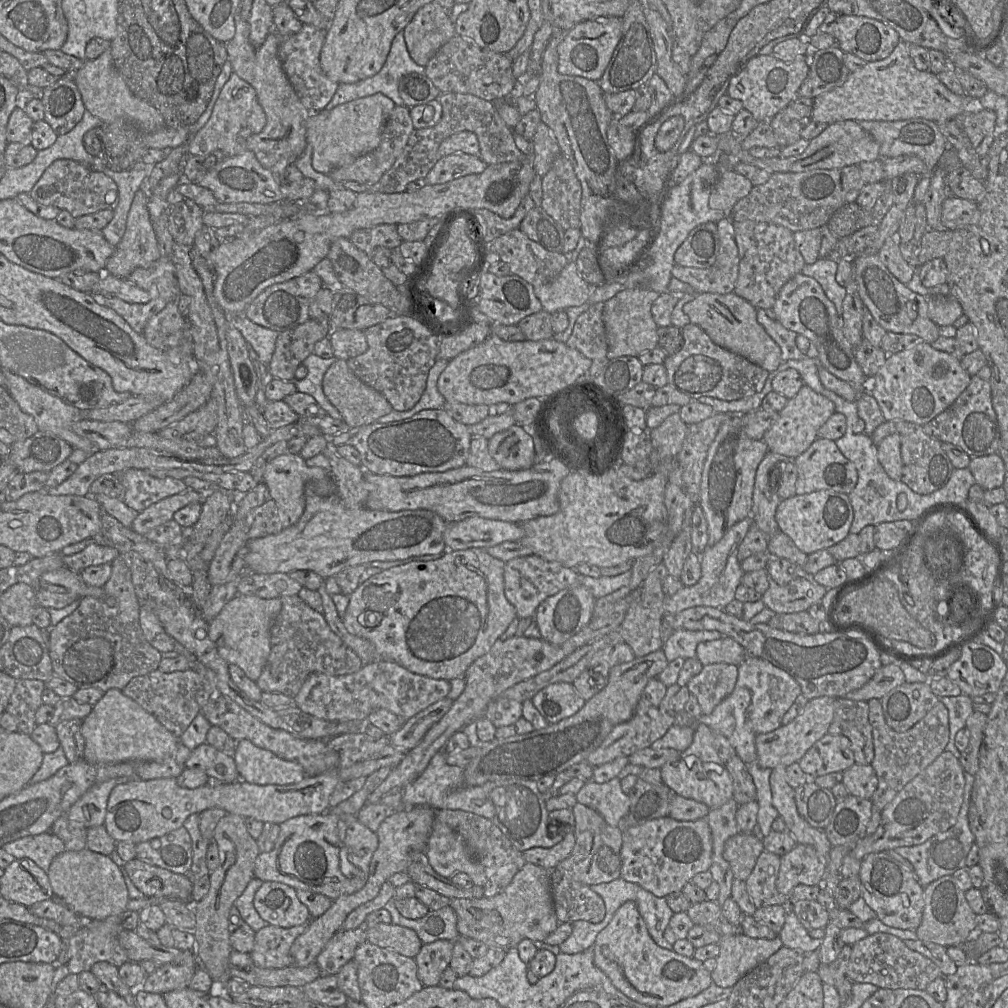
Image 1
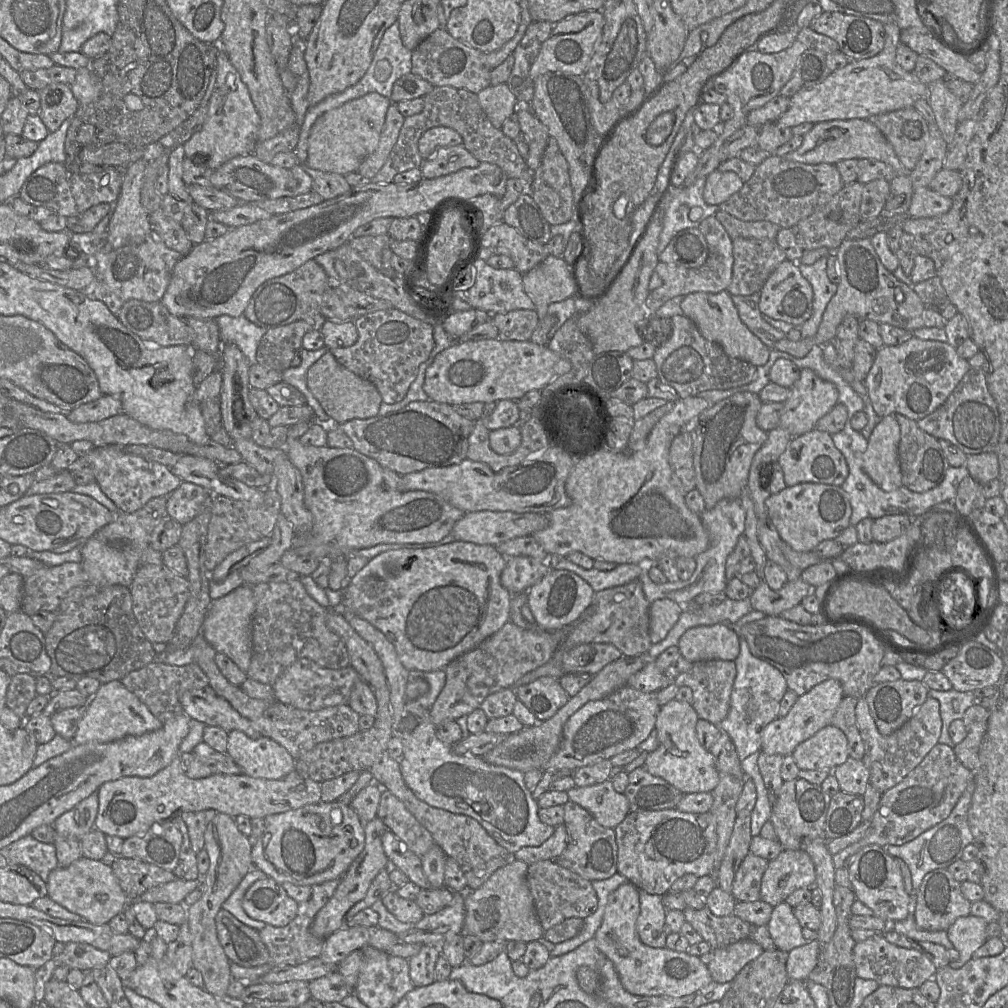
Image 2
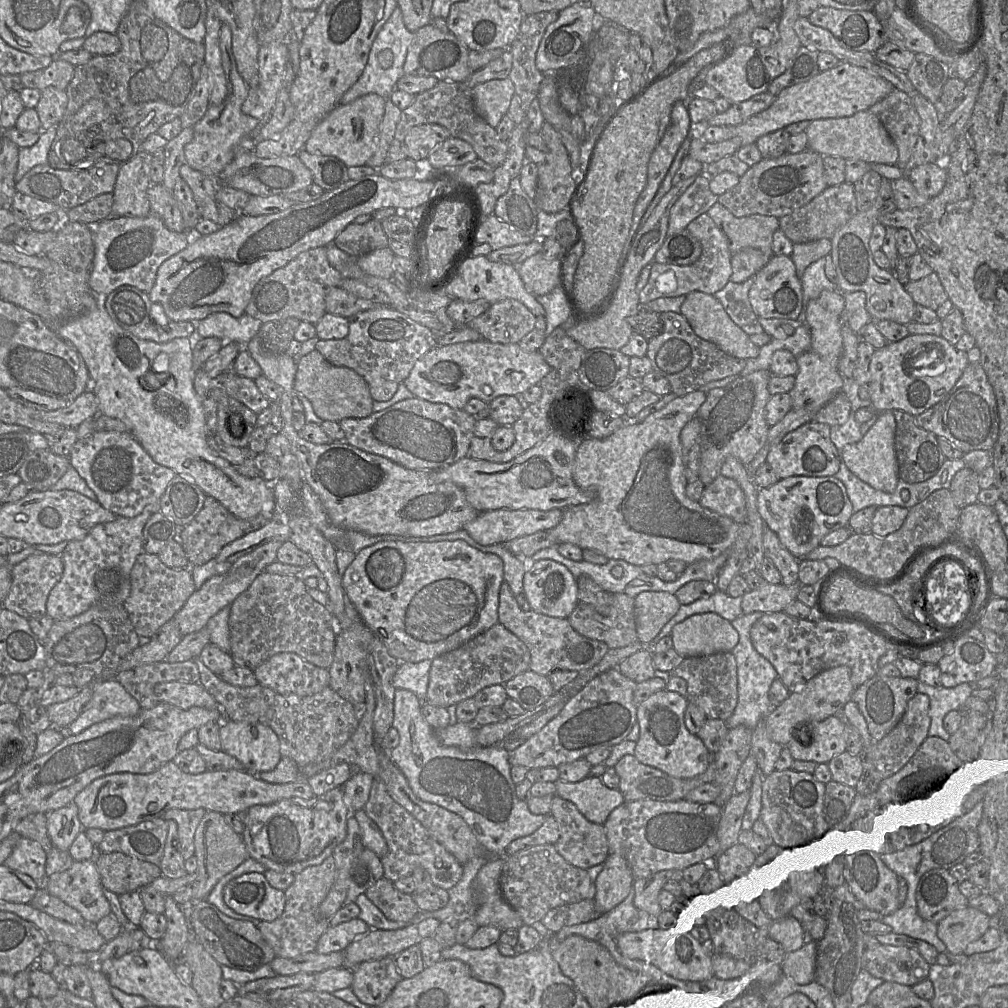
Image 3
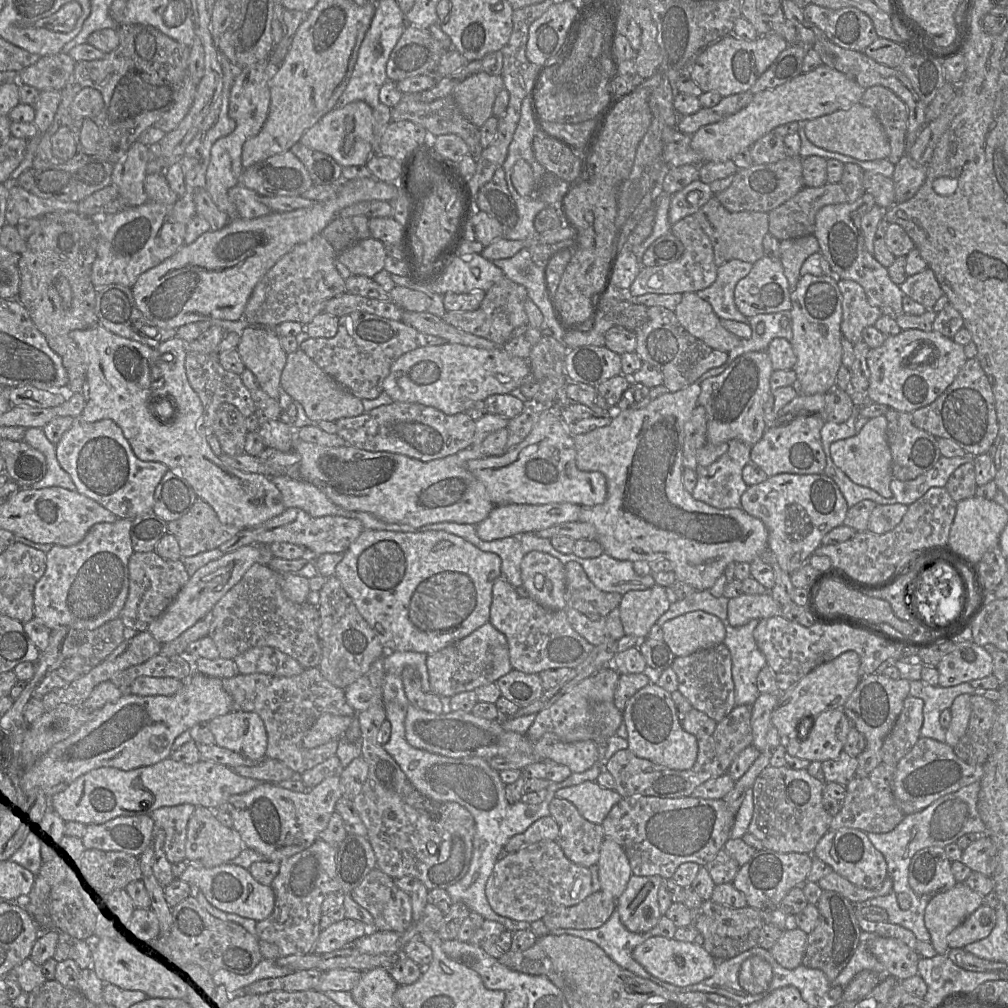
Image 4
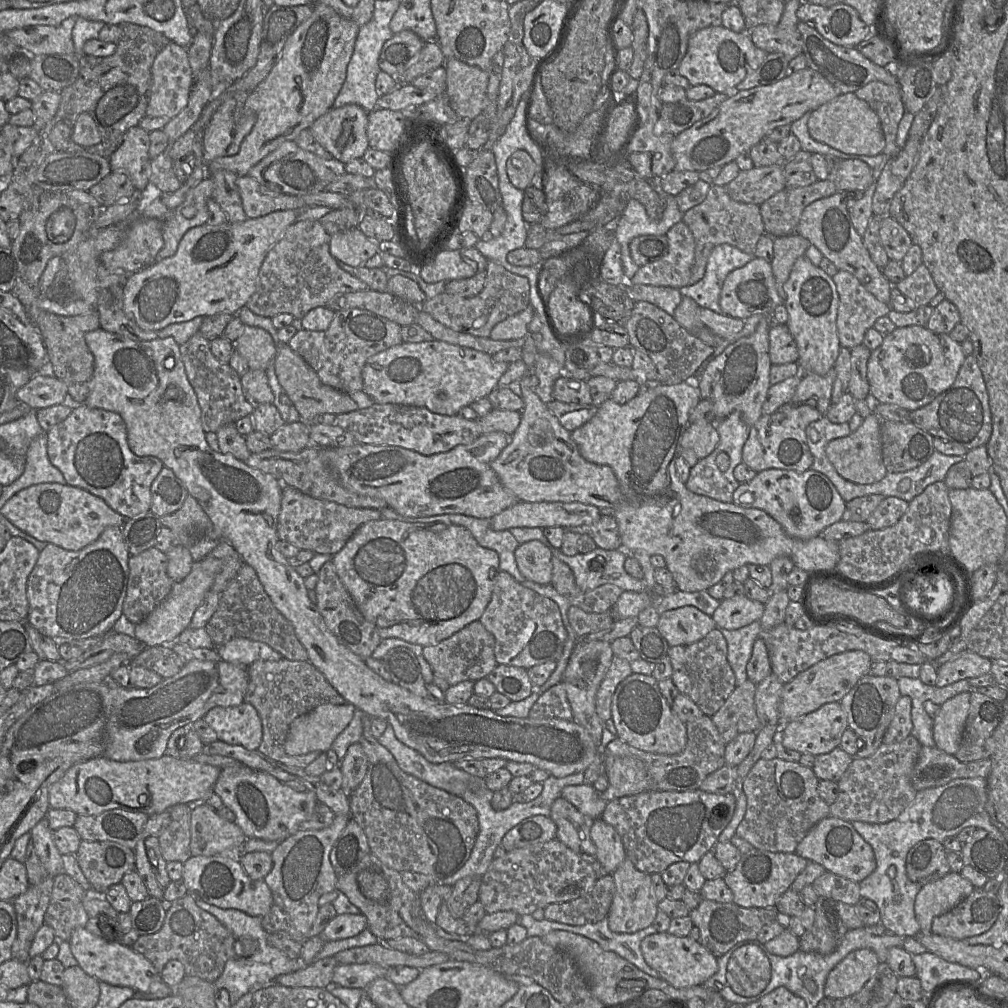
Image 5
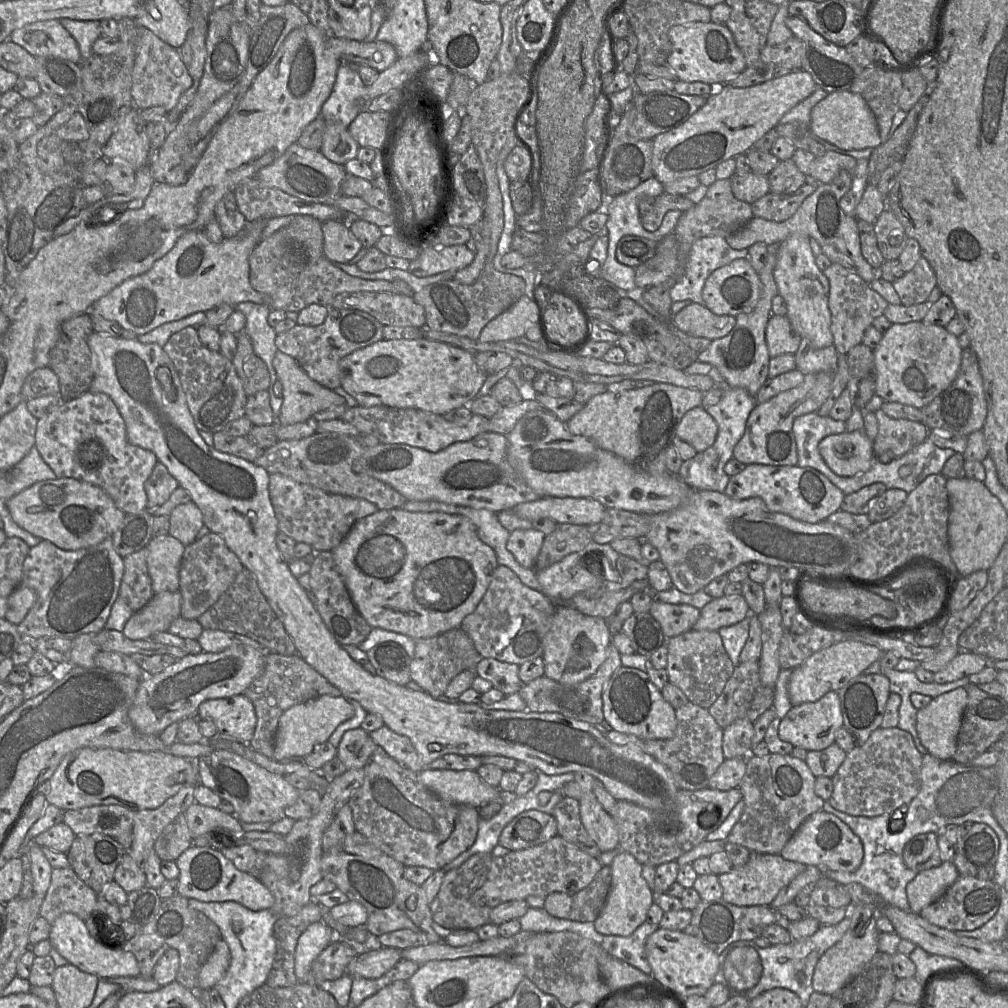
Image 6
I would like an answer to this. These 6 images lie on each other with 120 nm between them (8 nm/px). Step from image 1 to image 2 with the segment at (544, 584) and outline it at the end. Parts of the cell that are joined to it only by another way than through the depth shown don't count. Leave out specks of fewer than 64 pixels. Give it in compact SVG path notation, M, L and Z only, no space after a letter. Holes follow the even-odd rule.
M506 557L506 565L501 573L501 584L512 595L527 593L551 569L546 561L532 557Z

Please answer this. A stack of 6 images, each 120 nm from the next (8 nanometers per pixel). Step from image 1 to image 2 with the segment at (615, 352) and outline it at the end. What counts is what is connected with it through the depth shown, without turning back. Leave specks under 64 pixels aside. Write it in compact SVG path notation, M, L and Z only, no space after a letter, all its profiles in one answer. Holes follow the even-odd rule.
M670 185L655 209L642 239L634 248L611 290L578 319L578 328L591 341L595 355L608 351L627 352L628 349L640 346L644 342L640 334L640 326L650 316L645 308L645 300L650 292L651 275L655 272L655 267L659 262L657 248L663 229L664 215L672 199L672 188L674 187Z

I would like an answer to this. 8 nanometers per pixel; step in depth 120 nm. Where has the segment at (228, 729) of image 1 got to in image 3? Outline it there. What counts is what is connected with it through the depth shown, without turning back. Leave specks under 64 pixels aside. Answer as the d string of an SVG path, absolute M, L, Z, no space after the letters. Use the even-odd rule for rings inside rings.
M180 681L158 683L154 693L160 702L166 702L182 709L203 707L219 708L214 697L200 683L185 683Z

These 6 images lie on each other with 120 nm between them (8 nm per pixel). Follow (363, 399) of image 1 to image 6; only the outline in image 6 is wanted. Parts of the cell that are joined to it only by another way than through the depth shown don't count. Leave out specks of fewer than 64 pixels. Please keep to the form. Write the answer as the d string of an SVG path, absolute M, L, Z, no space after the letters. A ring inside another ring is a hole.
M277 350L273 359L273 366L277 379L281 381L283 387L282 406L276 419L278 425L304 422L317 412L346 405L345 399L334 390L312 380L293 357Z

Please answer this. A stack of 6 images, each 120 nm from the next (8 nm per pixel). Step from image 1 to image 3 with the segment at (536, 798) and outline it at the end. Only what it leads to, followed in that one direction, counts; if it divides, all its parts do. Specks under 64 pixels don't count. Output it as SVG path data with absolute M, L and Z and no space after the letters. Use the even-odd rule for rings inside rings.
M398 688L394 697L393 725L399 732L397 747L389 752L391 759L403 772L414 794L421 800L442 806L461 816L472 829L479 843L493 857L505 854L507 846L515 839L534 833L545 822L548 815L533 814L525 800L518 798L516 785L511 779L509 752L501 745L473 750L443 745L422 712L422 701L412 691Z

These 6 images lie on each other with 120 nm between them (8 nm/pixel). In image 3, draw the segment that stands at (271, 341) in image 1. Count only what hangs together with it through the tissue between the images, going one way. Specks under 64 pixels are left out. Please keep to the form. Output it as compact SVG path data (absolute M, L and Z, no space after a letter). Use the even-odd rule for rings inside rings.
M217 312L197 322L195 338L216 337L225 342L235 342L243 348L255 337L262 323L243 314L235 318L226 312Z

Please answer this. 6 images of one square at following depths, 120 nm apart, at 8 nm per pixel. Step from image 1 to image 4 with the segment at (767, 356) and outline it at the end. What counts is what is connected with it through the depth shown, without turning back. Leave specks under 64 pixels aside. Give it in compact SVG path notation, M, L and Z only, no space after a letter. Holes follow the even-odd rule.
M694 292L682 294L674 313L686 331L712 349L728 353L740 343L739 337L721 325L711 304Z

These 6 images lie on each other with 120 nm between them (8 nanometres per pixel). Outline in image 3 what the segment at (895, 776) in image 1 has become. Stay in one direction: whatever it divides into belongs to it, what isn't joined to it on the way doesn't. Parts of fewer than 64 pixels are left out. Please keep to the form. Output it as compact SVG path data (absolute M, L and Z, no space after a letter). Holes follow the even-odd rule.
M917 692L917 694L909 700L907 708L898 724L880 741L875 741L871 737L864 716L860 712L857 704L852 700L844 705L842 713L860 734L864 756L874 764L881 778L885 779L901 770L928 737L930 727L928 709L929 697Z

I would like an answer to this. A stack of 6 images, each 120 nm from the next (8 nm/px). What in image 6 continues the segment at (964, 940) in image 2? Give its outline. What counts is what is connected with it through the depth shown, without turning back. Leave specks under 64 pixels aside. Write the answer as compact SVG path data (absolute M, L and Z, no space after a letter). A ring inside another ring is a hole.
M946 861L917 873L906 886L911 912L919 915L922 909L937 901L959 876L954 864Z

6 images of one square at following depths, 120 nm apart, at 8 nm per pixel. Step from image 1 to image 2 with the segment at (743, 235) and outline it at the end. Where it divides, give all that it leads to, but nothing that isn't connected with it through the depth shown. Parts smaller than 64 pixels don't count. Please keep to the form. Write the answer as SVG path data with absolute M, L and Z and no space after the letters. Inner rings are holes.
M733 239L733 270L727 291L731 295L760 293L768 278L787 259L775 239Z

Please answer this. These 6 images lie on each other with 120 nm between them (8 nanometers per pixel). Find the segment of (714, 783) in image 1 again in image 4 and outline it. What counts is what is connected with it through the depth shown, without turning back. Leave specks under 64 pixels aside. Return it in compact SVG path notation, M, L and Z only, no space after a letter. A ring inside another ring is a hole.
M651 682L628 700L622 713L628 733L628 750L637 757L675 770L688 770L695 764L697 738L683 729L671 692Z

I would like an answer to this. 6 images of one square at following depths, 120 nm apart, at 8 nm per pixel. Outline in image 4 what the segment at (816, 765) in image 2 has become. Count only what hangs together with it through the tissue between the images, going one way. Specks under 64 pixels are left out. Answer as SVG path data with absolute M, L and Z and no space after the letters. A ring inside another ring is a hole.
M833 709L812 716L813 724L806 738L799 738L797 728L785 739L786 752L794 757L823 762L837 758L843 751L852 723L843 709Z

